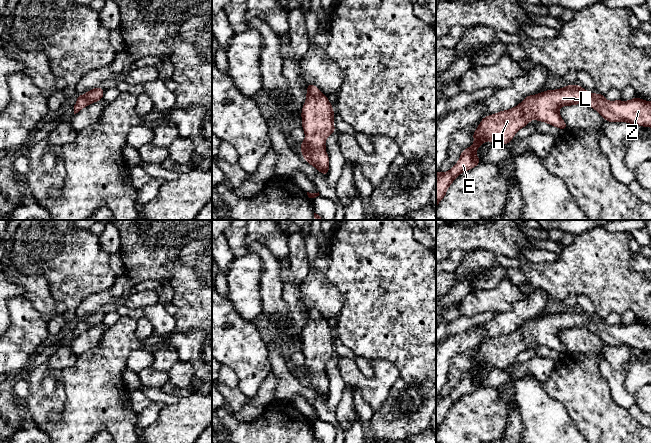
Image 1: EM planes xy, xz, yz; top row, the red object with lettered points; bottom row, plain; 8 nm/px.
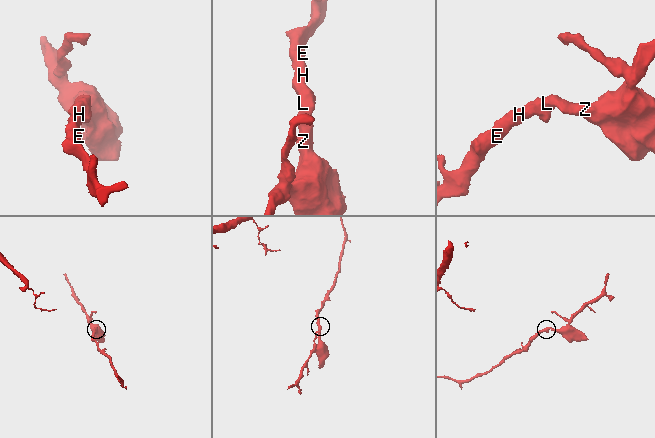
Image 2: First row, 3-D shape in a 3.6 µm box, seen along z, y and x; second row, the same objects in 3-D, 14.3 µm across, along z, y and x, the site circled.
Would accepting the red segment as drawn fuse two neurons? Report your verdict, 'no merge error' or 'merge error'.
no merge error

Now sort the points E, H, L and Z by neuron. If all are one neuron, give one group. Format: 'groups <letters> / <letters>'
groups E H L Z

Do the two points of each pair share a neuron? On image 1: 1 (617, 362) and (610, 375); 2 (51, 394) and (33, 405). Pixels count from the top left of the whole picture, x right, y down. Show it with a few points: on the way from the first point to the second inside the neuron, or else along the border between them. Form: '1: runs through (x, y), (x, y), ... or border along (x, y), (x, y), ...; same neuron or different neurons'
1: runs through (614, 365), (612, 372); same neuron
2: runs through (47, 398), (40, 405), (37, 405); same neuron

